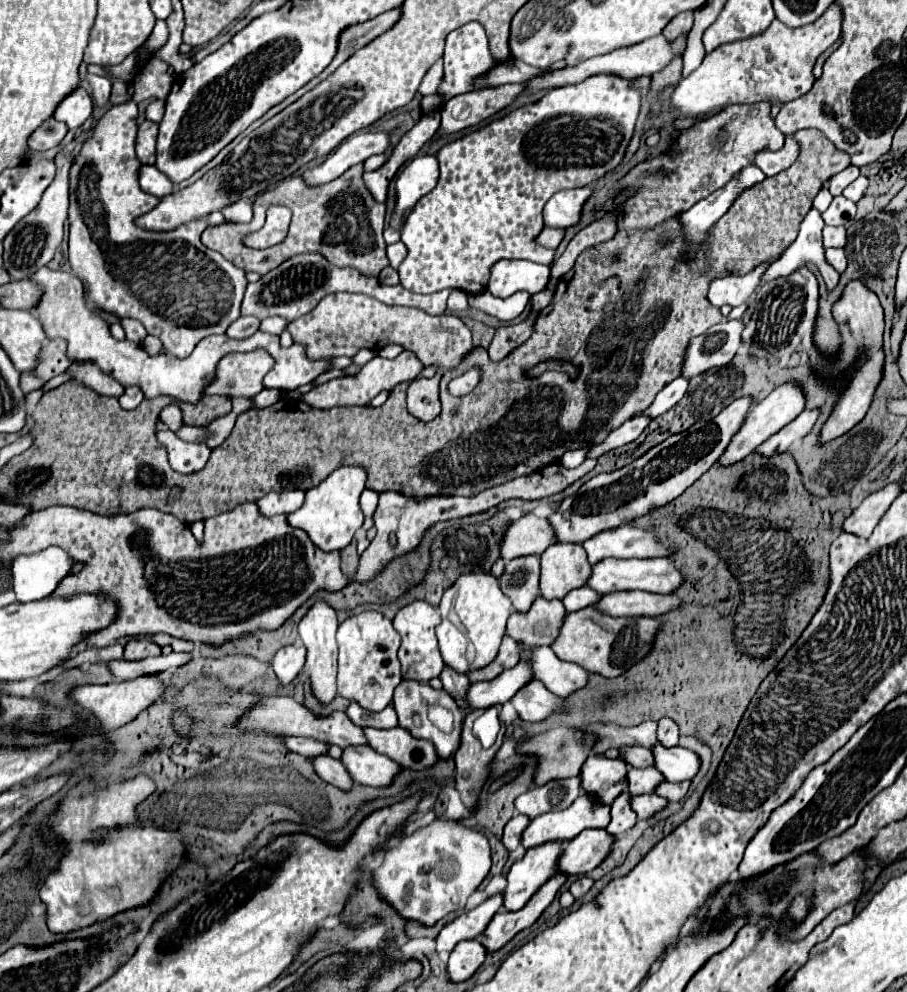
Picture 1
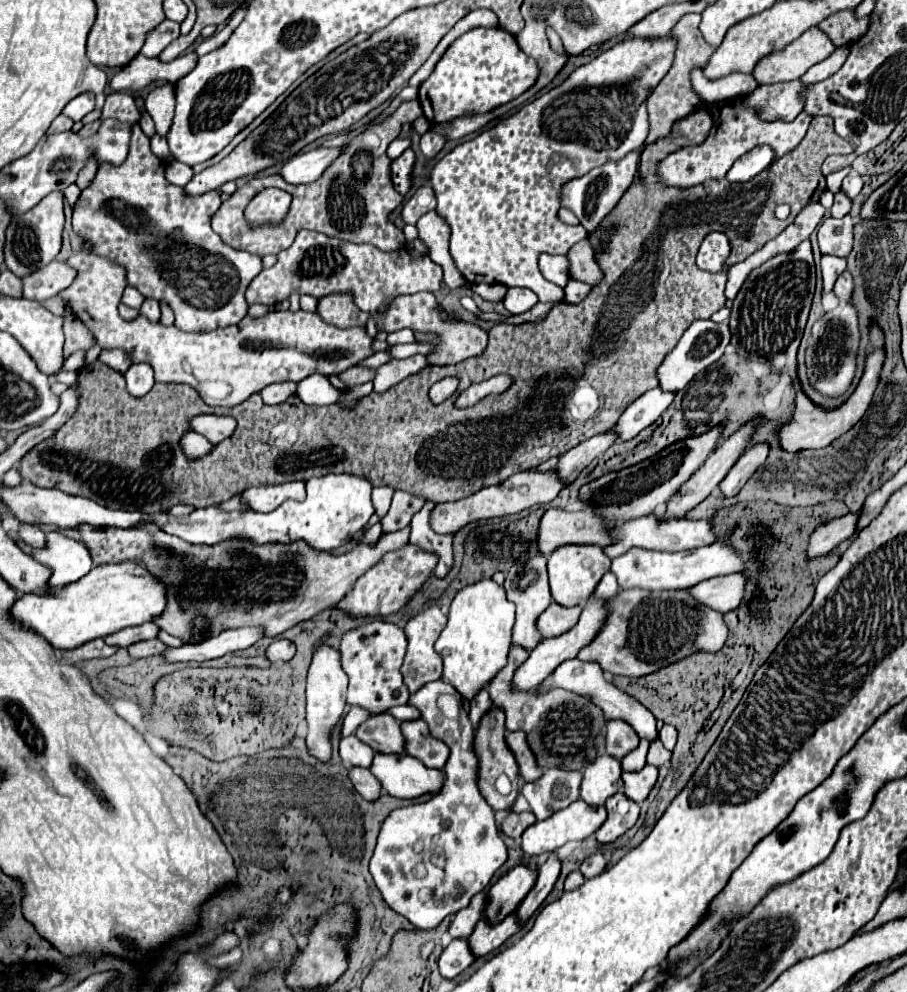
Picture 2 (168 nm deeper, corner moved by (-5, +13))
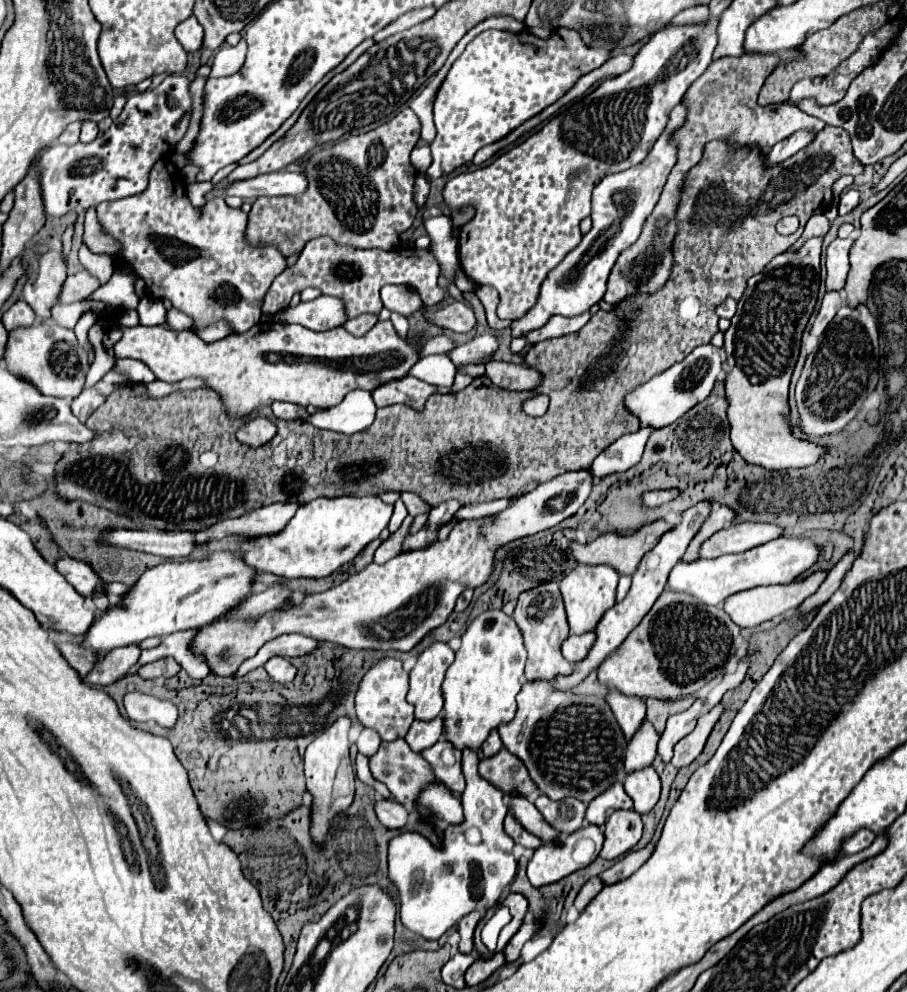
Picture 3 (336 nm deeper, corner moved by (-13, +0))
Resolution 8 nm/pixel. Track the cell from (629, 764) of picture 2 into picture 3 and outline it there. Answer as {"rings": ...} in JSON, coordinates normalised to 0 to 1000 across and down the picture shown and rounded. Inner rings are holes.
{"rings":[[[710,726],[706,738],[701,738],[701,742],[692,750],[692,760],[690,760],[690,768],[688,768],[692,780],[719,772],[719,768],[723,764],[725,744],[728,742],[723,740],[723,736]]]}

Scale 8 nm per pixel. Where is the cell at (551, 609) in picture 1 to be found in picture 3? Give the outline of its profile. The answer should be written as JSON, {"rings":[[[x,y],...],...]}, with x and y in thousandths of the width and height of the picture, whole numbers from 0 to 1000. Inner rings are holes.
{"rings":[[[644,637],[642,641],[628,639],[620,647],[620,659],[622,659],[622,663],[628,665],[628,667],[642,665],[648,659],[648,653],[653,651],[653,645],[655,645],[655,637]]]}

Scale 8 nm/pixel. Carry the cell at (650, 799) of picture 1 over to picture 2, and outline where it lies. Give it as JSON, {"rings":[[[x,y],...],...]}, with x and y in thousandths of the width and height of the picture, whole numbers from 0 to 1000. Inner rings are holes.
{"rings":[[[721,771],[708,773],[706,777],[697,777],[697,779],[686,779],[686,787],[688,787],[688,801],[697,807],[701,807],[703,811],[714,803],[717,795],[721,793],[725,783],[725,775]]]}

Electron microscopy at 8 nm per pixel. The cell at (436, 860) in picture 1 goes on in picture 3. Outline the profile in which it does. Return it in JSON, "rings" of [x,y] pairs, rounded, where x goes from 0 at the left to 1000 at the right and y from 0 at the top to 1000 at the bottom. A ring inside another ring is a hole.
{"rings":[[[509,756],[509,778],[514,796],[507,800],[512,829],[496,831],[487,839],[487,849],[476,851],[463,839],[441,839],[428,853],[428,885],[441,903],[441,927],[456,942],[483,948],[516,919],[549,909],[553,895],[569,883],[567,849],[556,839],[558,808],[556,798],[527,780],[527,758]]]}

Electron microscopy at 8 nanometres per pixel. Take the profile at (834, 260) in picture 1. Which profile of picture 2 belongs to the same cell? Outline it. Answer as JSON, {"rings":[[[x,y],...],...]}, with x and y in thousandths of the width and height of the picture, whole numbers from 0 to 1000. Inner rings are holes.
{"rings":[[[908,257],[904,269],[906,269],[906,281],[908,281],[908,291],[906,291],[906,295],[911,297],[911,295],[917,293],[922,281],[933,273],[933,261],[920,259],[920,257]]]}

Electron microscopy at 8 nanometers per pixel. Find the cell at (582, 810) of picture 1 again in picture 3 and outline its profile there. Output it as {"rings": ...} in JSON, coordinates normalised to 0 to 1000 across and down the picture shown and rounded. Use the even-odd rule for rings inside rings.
{"rings":[[[648,831],[626,843],[617,843],[613,849],[600,849],[587,863],[587,867],[582,869],[582,885],[589,893],[600,893],[600,891],[609,891],[615,889],[617,885],[646,875],[662,859],[666,849],[666,839],[662,833],[657,831]]]}

